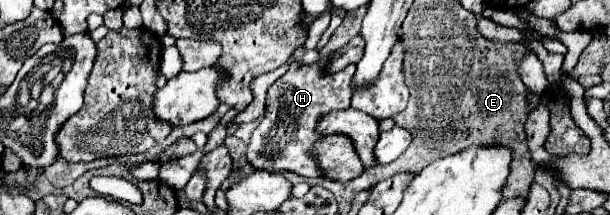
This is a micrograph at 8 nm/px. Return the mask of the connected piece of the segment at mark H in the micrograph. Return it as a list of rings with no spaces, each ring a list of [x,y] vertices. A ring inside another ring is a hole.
[[[331,55],[311,65],[293,61],[289,71],[269,87],[265,119],[261,119],[259,127],[253,131],[247,149],[247,159],[249,163],[253,163],[253,167],[265,171],[287,169],[305,177],[323,175],[319,161],[313,155],[315,143],[325,137],[317,131],[317,127],[327,113],[347,109],[351,105],[351,75],[355,73],[355,65],[349,65],[337,73],[327,73],[329,59]]]

